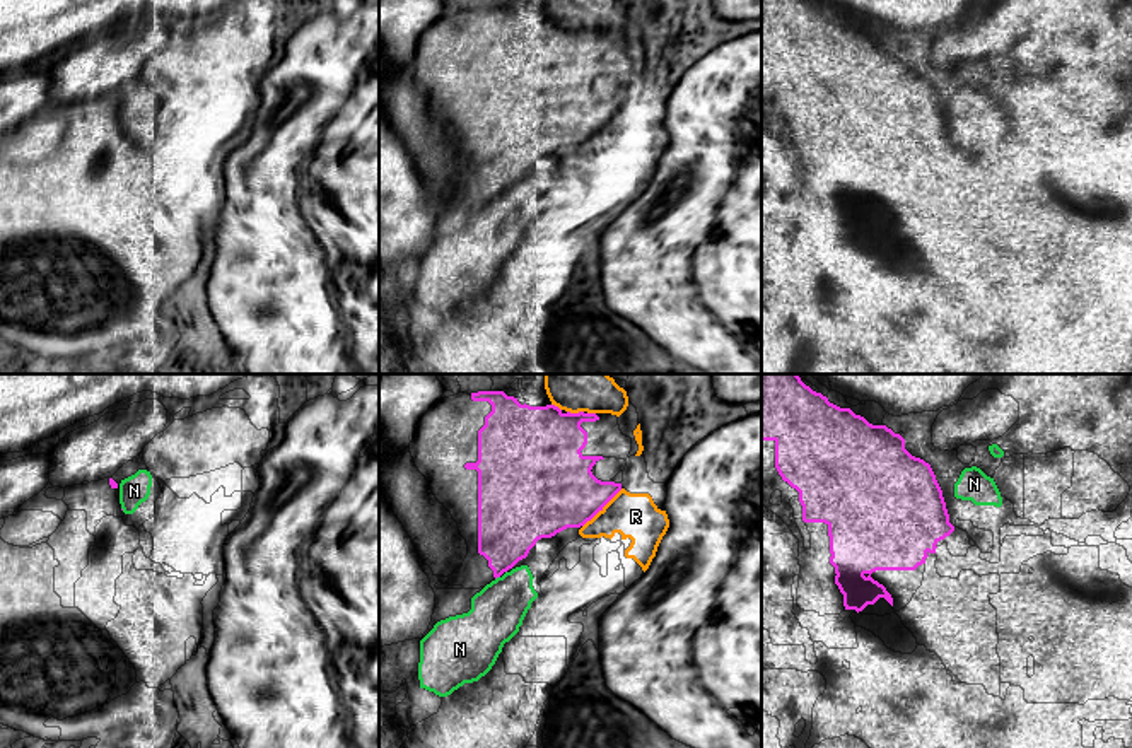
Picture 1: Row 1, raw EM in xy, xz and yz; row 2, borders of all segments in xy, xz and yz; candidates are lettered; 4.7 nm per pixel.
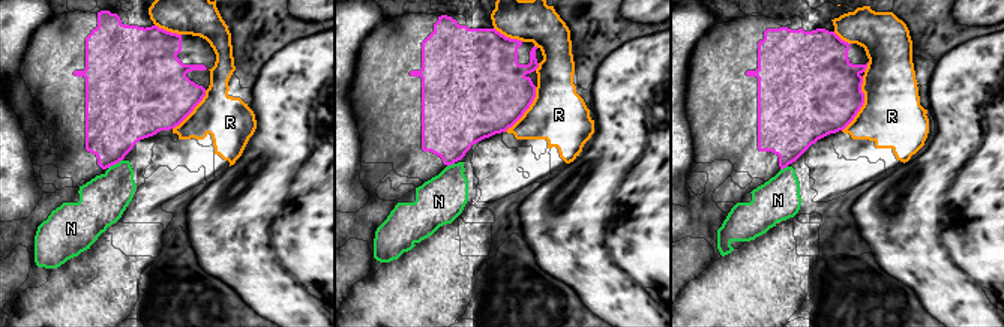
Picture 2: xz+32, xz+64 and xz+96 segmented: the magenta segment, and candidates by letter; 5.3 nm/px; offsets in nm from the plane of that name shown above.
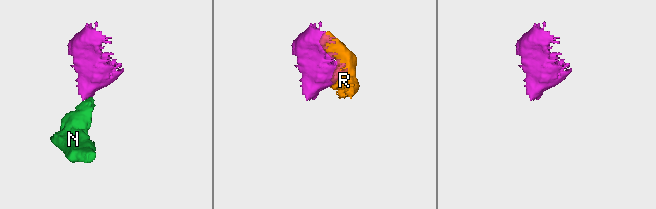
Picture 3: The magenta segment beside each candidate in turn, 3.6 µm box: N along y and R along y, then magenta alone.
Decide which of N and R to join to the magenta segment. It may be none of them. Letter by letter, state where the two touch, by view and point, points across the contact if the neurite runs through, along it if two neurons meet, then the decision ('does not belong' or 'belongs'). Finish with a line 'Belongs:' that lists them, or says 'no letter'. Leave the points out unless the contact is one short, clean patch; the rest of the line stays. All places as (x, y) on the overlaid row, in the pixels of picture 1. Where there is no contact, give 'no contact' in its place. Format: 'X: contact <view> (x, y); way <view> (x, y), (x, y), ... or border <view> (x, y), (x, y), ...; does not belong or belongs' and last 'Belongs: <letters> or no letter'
N: contact xz (497, 576); does not belong
R: contact xz (601, 508); does not belong
Belongs: no letter

